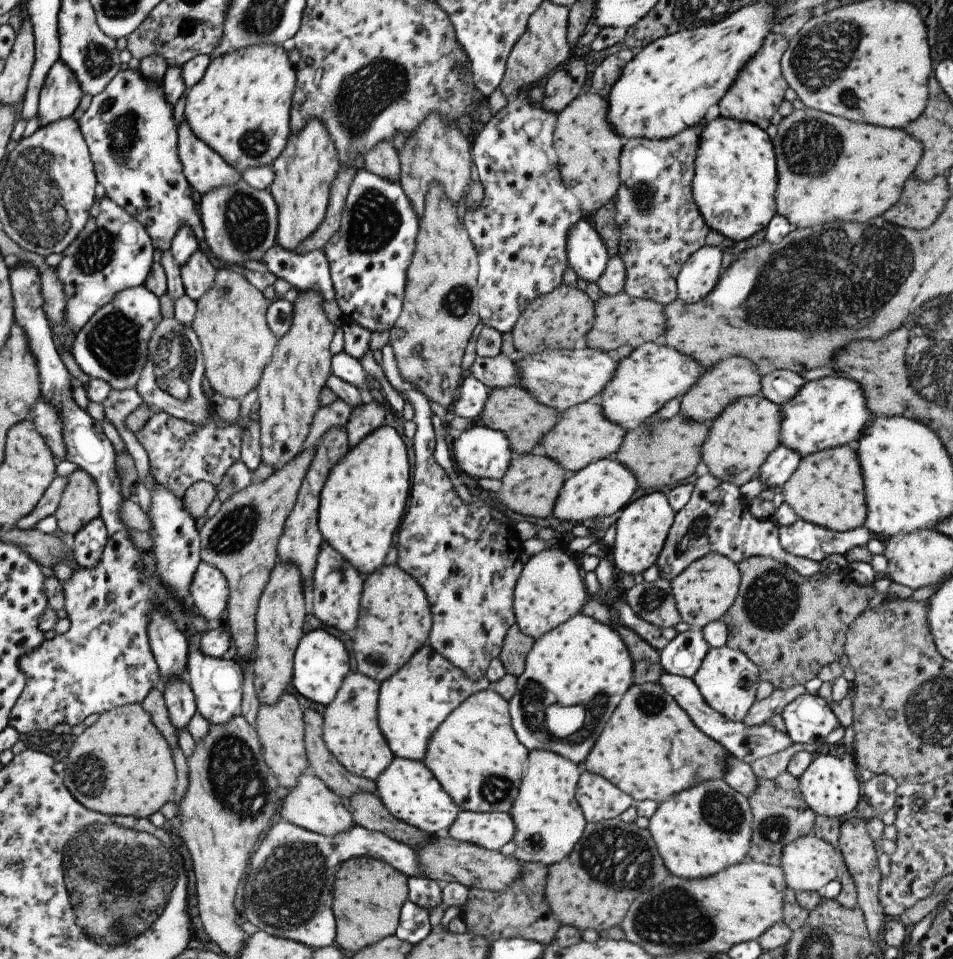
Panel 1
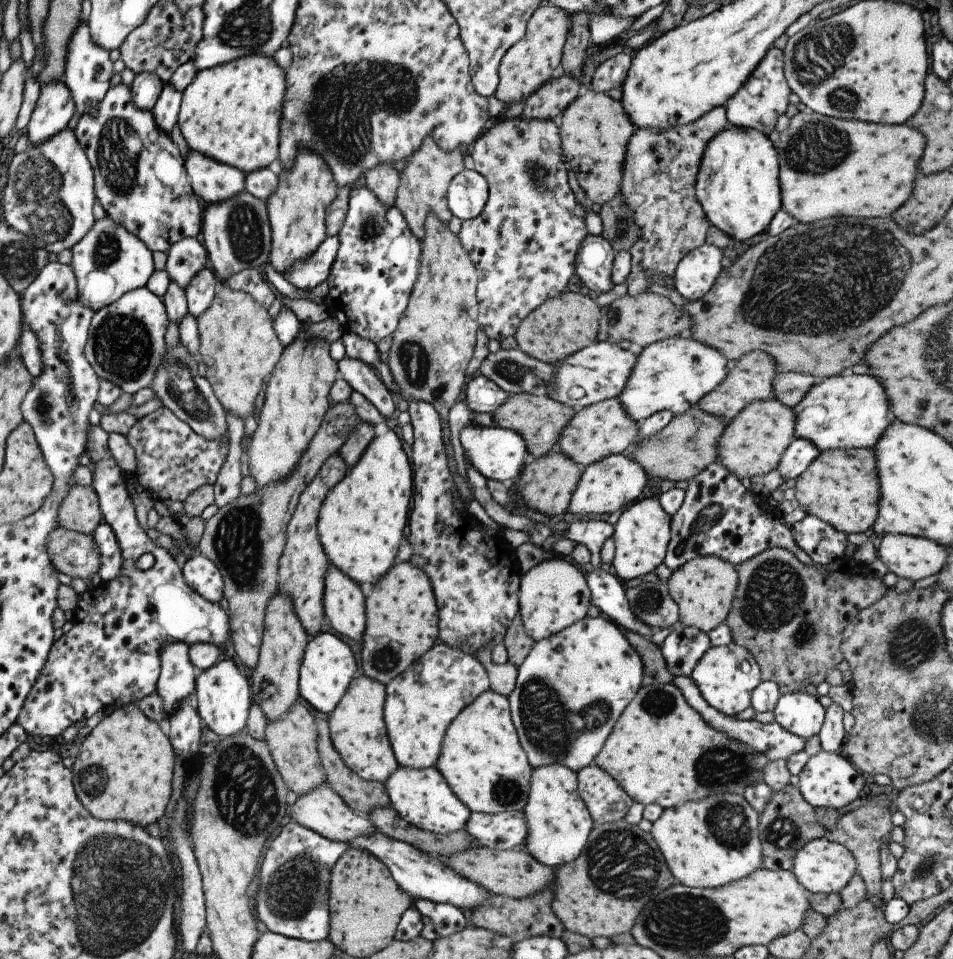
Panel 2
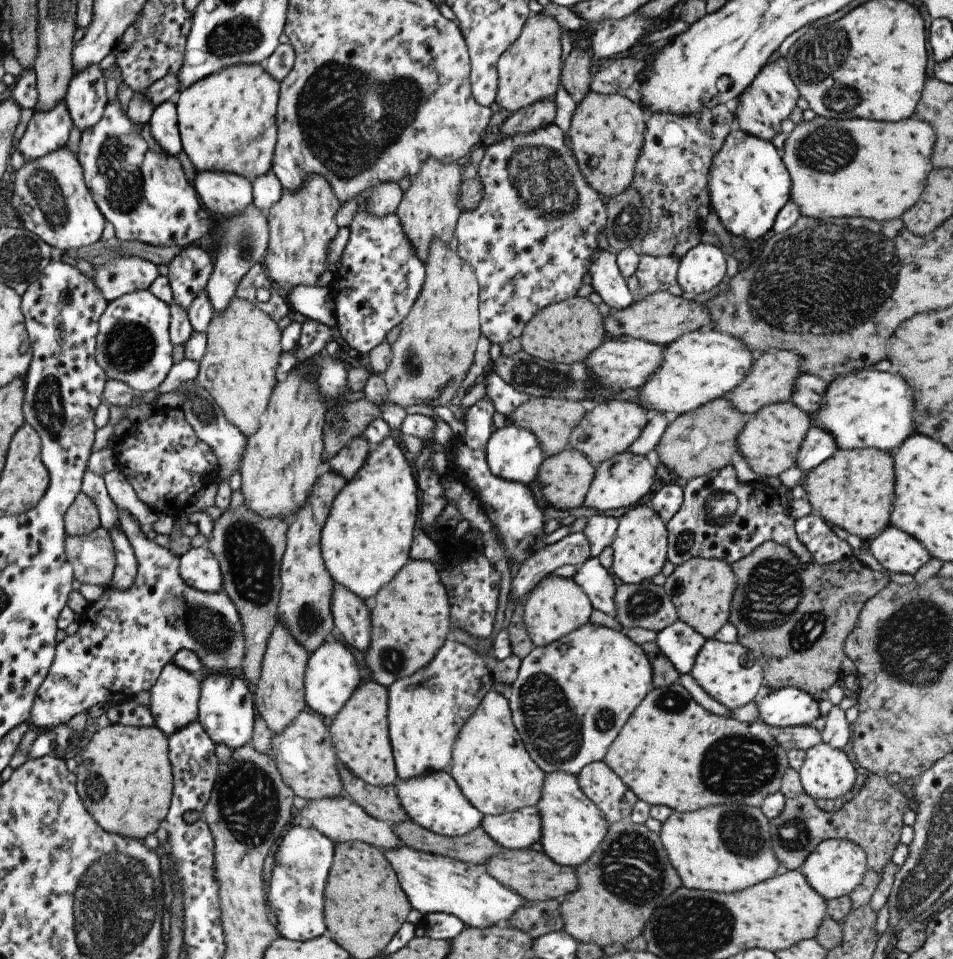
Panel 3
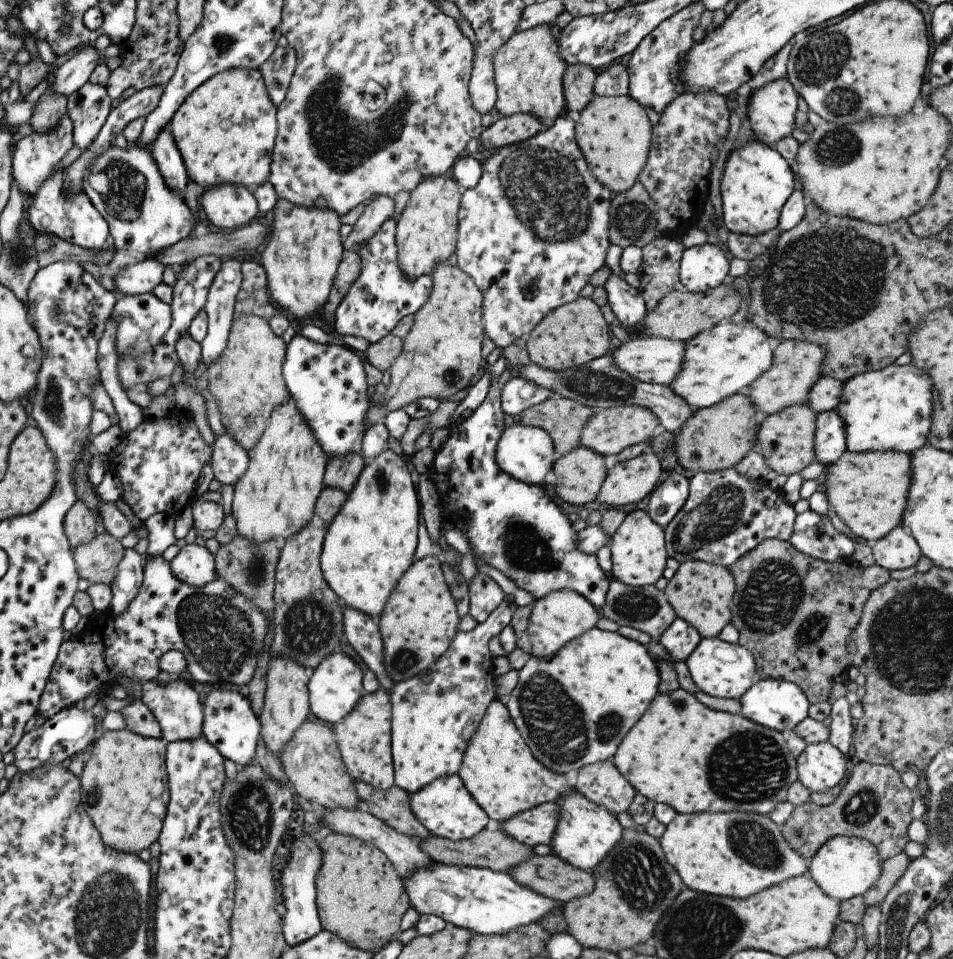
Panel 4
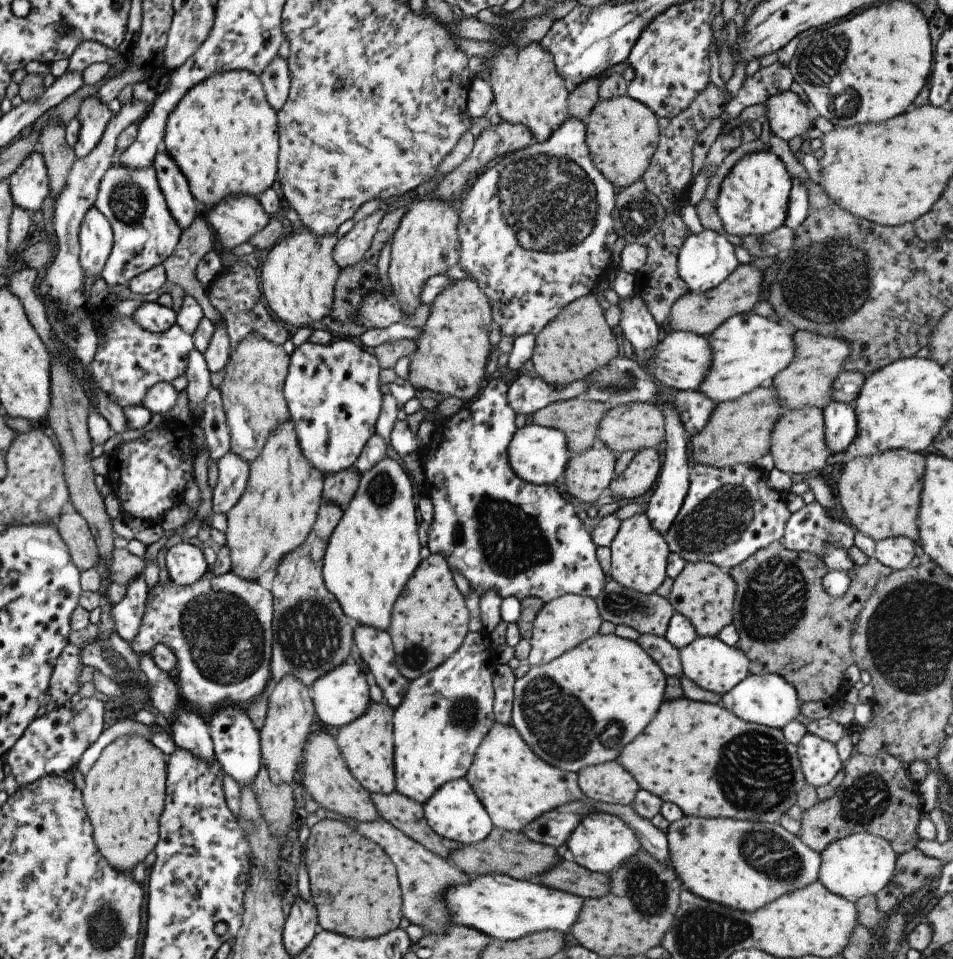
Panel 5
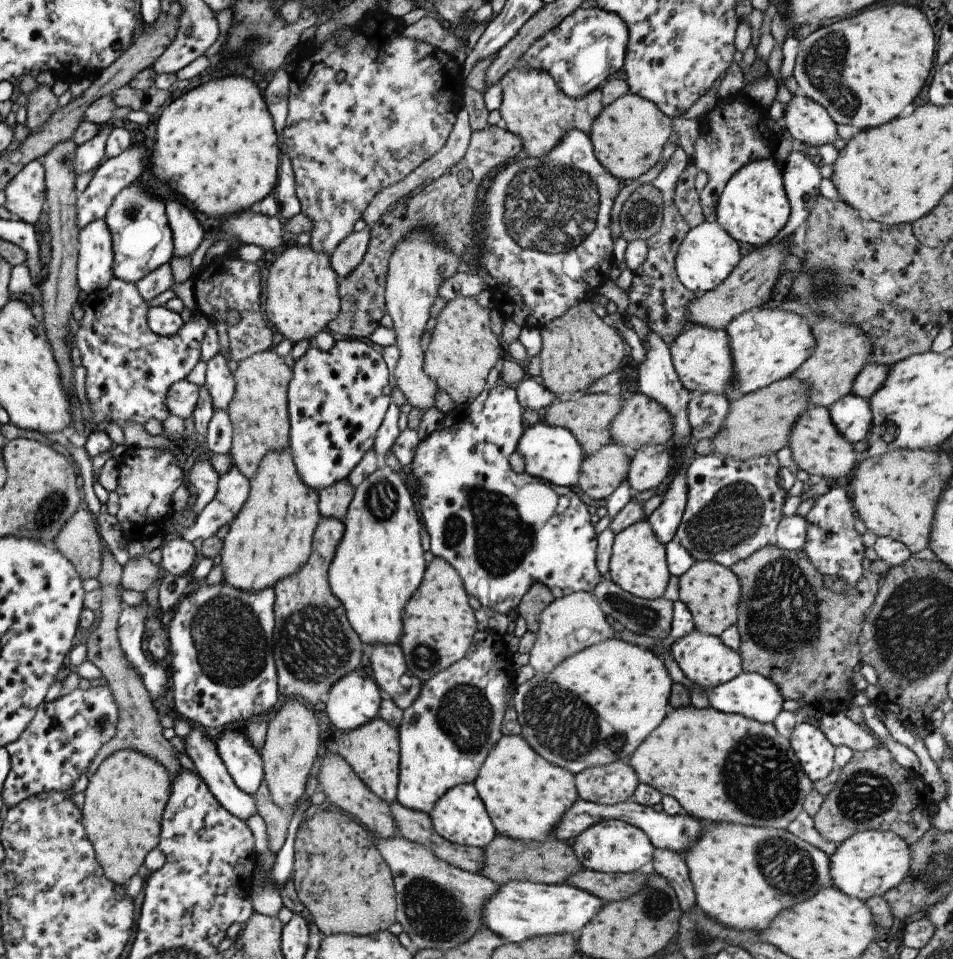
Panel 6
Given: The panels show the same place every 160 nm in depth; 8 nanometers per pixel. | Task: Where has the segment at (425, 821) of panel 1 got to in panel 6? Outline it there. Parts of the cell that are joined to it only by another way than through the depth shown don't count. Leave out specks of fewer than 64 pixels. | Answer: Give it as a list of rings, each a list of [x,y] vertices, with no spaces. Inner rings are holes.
[[[473,783],[455,785],[446,790],[428,812],[429,820],[435,832],[453,844],[483,848],[495,835],[483,801],[477,796]]]

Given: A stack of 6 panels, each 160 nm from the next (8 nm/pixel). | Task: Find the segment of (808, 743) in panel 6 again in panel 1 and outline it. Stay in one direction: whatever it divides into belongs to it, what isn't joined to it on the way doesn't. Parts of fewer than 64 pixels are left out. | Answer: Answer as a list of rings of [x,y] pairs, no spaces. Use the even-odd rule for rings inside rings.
[[[851,753],[837,758],[834,755],[817,756],[810,766],[799,776],[799,791],[804,804],[817,815],[838,819],[852,814],[862,806],[859,796],[859,781],[856,776],[856,763]]]

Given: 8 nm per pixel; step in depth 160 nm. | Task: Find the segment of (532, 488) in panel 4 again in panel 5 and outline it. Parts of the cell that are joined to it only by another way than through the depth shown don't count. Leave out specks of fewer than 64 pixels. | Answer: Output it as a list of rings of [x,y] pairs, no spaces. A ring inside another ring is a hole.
[[[524,334],[514,338],[512,342],[512,349],[508,352],[508,360],[505,367],[503,367],[496,375],[488,378],[483,386],[483,392],[478,399],[472,399],[464,404],[461,409],[454,414],[445,418],[445,420],[434,427],[431,439],[426,446],[423,446],[420,457],[422,459],[422,473],[424,474],[424,482],[429,484],[429,498],[433,507],[433,519],[428,526],[426,546],[430,553],[439,553],[446,560],[448,567],[456,568],[468,582],[469,588],[474,590],[475,594],[480,597],[485,591],[493,590],[501,598],[515,597],[518,601],[525,597],[535,597],[542,600],[544,603],[563,596],[566,594],[579,595],[584,597],[591,597],[594,599],[603,588],[608,577],[604,574],[596,559],[596,548],[591,540],[589,529],[583,526],[579,521],[573,507],[569,502],[566,502],[563,496],[557,492],[553,485],[534,485],[524,480],[521,480],[510,467],[508,463],[508,456],[506,448],[509,441],[512,439],[514,432],[517,430],[513,420],[516,413],[507,402],[507,378],[505,374],[513,372],[513,370],[520,370],[521,364],[530,358],[534,347],[534,335]]]

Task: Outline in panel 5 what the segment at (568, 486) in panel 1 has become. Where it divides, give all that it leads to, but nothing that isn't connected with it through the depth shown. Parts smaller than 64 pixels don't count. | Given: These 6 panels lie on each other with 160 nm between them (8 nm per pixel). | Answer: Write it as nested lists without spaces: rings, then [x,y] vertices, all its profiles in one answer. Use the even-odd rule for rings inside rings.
[[[655,448],[637,451],[627,466],[608,484],[610,496],[618,502],[626,502],[643,496],[655,484],[662,461]]]

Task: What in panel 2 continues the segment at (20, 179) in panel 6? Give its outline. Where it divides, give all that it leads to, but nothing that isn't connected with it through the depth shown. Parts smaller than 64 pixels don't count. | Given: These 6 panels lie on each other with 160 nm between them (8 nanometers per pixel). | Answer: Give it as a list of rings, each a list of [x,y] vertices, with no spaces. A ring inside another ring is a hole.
[[[62,81],[40,84],[39,98],[24,129],[28,144],[35,146],[63,132],[75,111],[71,94]]]

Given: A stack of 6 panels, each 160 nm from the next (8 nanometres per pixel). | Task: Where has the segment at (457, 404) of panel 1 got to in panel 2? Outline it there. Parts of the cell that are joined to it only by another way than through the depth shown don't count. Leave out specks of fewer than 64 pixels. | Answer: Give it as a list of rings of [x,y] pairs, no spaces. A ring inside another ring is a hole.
[[[477,374],[475,377],[467,379],[462,398],[471,413],[492,415],[505,400],[509,400],[509,396],[511,394],[500,390],[495,382],[491,382],[489,378]]]

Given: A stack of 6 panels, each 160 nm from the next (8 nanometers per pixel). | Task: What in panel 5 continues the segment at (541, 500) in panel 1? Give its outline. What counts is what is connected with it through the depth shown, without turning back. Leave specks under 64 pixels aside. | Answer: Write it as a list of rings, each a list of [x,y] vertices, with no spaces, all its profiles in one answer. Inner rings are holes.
[[[595,440],[587,450],[572,454],[560,479],[565,492],[581,502],[597,500],[615,476],[615,459],[614,454],[599,440]]]

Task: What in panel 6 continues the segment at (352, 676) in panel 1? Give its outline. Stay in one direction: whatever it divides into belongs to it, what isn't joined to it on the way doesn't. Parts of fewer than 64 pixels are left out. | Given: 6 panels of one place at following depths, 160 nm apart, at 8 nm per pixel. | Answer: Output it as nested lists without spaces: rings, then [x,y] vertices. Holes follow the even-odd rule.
[[[377,716],[360,727],[335,734],[337,752],[362,780],[362,783],[381,800],[390,803],[396,800],[398,783],[398,734],[397,729]]]

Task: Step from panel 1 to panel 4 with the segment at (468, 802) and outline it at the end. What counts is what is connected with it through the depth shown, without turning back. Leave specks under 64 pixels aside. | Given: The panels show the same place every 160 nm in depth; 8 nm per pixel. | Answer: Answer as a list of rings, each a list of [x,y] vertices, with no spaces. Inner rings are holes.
[[[497,697],[487,705],[482,719],[470,736],[456,773],[471,798],[495,822],[502,822],[541,803],[555,802],[567,791],[575,791],[566,785],[563,774],[549,772],[535,760],[515,728],[504,700]]]

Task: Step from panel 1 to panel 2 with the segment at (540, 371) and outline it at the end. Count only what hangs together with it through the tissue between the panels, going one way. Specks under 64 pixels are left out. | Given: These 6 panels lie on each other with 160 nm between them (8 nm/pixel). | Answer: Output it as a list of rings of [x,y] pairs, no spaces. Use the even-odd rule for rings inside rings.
[[[595,341],[581,348],[574,355],[567,356],[565,360],[559,360],[558,363],[552,365],[555,368],[553,380],[551,384],[547,384],[546,394],[551,400],[573,408],[574,412],[603,400],[617,398],[625,382],[629,380],[637,359],[637,354],[631,352],[630,349],[623,350],[616,343]],[[573,386],[583,390],[583,396],[577,400],[569,396]]]

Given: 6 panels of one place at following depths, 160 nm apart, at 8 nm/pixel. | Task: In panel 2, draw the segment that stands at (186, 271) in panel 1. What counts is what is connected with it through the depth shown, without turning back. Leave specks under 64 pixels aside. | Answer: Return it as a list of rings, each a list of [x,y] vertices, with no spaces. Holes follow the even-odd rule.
[[[209,266],[199,270],[185,286],[186,308],[194,319],[201,316],[211,305],[216,292],[217,280]]]

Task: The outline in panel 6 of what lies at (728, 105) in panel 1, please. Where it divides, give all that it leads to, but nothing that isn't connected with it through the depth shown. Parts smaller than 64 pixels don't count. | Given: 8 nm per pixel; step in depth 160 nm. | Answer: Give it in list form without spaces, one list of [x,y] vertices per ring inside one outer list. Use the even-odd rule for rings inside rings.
[[[801,93],[793,94],[785,105],[780,125],[786,137],[815,149],[822,144],[831,144],[837,136],[837,126],[825,108]]]

